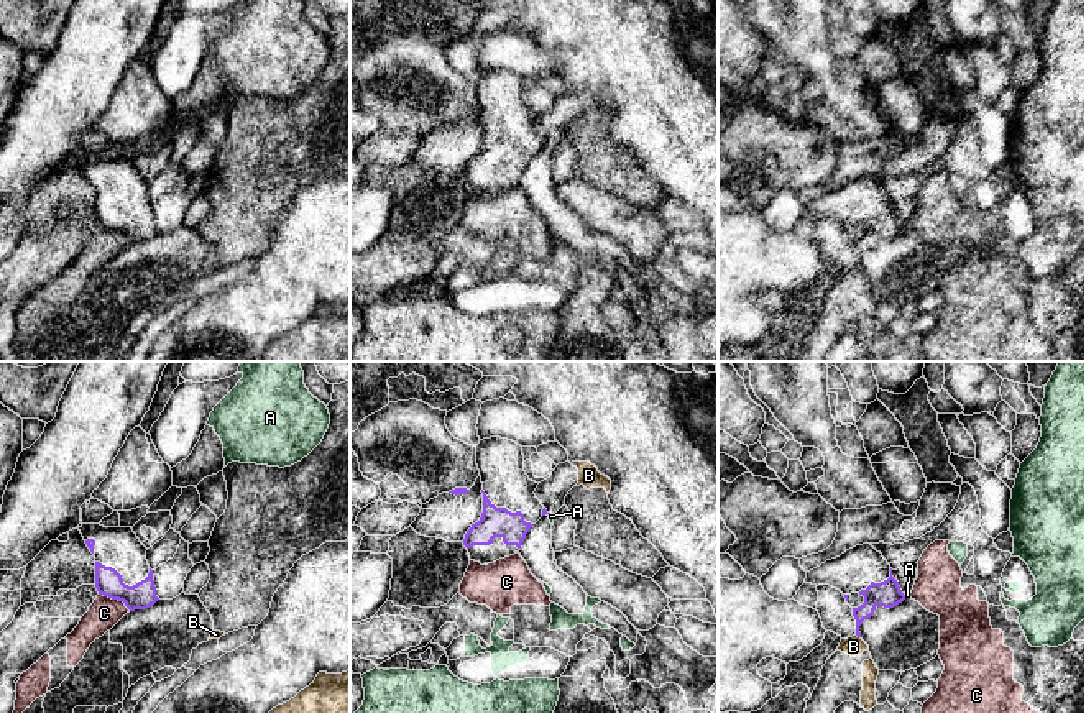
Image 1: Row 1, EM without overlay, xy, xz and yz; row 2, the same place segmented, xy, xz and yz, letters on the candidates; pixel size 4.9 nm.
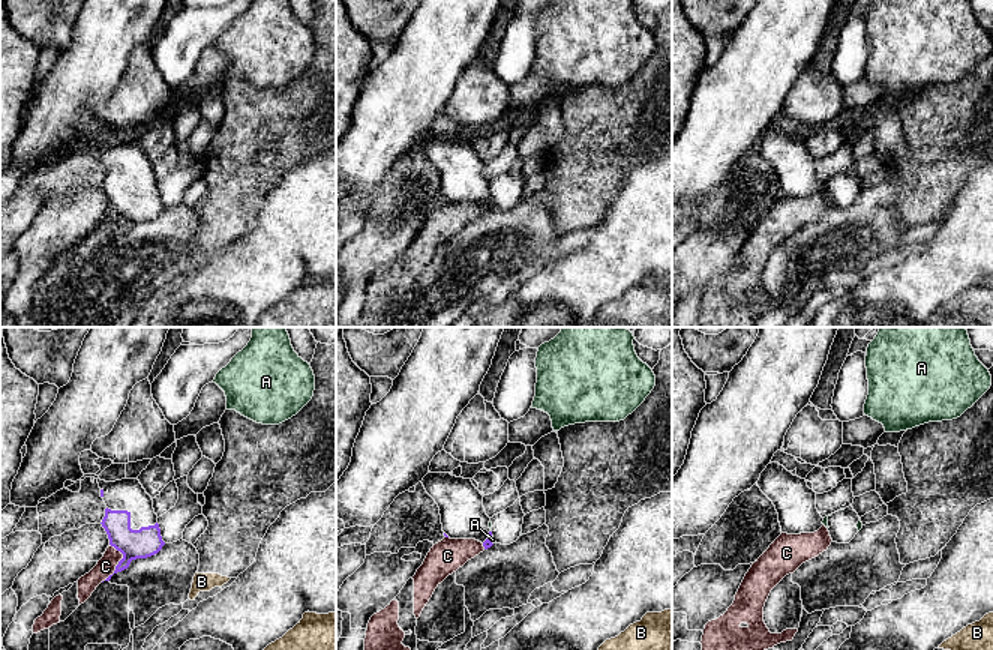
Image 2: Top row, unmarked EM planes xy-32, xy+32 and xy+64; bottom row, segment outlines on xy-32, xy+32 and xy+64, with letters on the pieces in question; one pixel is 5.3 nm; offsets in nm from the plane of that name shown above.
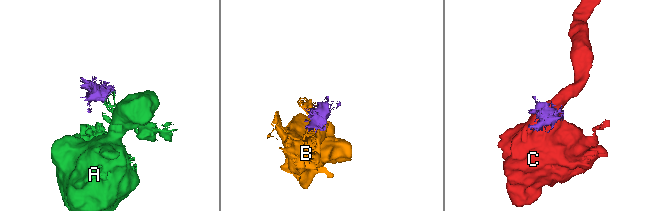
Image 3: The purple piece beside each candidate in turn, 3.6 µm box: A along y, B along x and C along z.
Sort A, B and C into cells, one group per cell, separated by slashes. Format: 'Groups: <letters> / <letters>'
Groups: A / B / C

